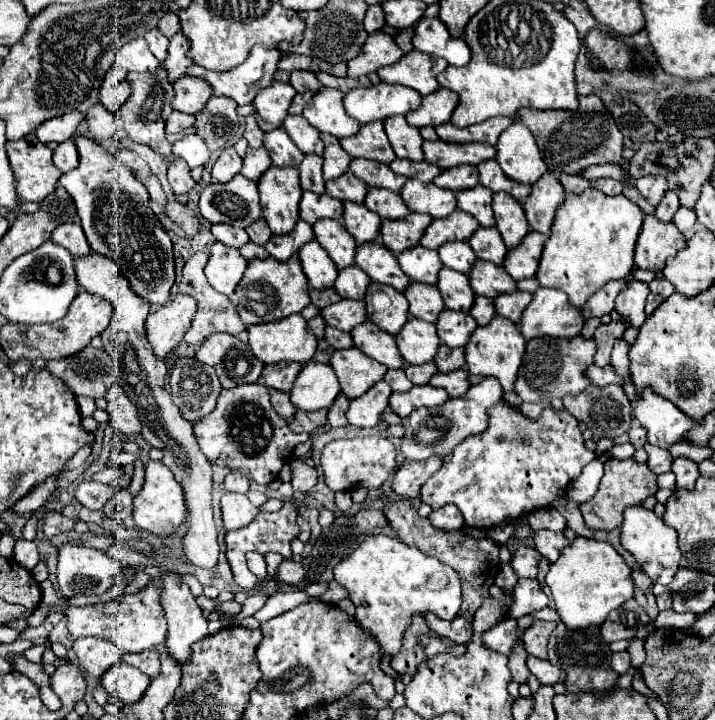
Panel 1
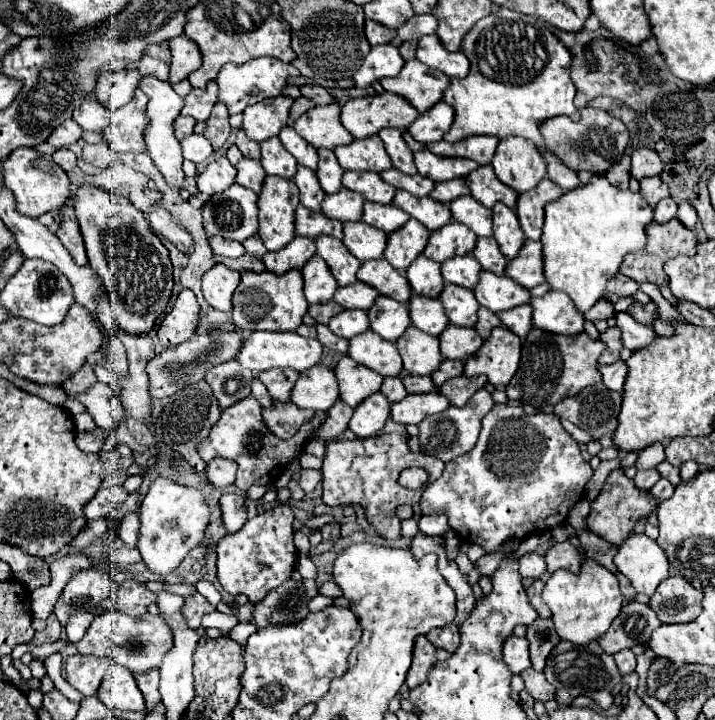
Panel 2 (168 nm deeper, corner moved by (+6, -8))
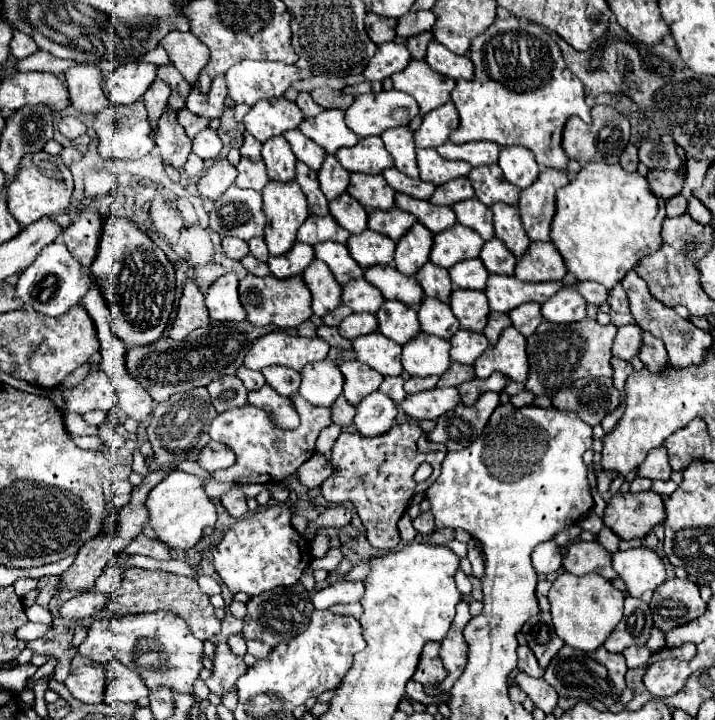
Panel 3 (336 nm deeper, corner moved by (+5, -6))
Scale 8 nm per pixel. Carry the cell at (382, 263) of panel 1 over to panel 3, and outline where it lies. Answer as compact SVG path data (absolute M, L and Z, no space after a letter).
M375 266L365 270L365 280L381 290L385 298L399 300L407 306L419 306L423 300L423 288L411 276L403 276L393 266Z

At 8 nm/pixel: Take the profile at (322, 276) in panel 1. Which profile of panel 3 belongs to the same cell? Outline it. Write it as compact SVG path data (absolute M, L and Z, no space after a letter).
M315 258L305 268L303 280L313 294L313 314L323 318L327 312L335 310L341 304L341 286L333 278L333 274L325 262Z

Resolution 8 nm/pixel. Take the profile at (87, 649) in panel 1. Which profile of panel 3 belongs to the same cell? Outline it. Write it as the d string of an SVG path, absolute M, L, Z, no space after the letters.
M101 664L79 666L65 680L71 696L85 704L101 704L105 692L105 670Z

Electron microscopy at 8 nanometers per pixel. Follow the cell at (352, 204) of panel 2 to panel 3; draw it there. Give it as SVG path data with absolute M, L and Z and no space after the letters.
M347 192L329 202L329 212L351 234L361 234L367 230L367 210Z

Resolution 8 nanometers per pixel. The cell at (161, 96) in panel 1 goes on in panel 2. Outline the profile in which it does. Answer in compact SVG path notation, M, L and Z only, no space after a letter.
M136 90L132 102L112 114L110 124L104 130L104 138L114 152L146 152L146 104L146 94Z

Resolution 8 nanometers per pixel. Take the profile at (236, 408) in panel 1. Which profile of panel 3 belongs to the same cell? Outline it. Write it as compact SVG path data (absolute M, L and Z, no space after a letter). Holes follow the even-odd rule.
M298 393L290 396L290 399L300 418L300 424L295 430L277 428L271 416L261 408L255 408L253 404L227 410L211 422L209 436L217 442L227 444L237 456L235 469L230 467L211 473L217 482L261 482L261 484L283 482L289 476L293 476L297 468L309 460L309 456L315 454L315 442L319 432L331 424L331 410L309 404ZM239 474L241 478L236 478Z

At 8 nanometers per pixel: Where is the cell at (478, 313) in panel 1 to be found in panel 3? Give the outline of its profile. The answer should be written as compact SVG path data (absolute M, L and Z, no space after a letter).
M491 312L491 314L489 314L489 322L487 322L485 330L483 330L483 334L485 334L487 340L489 340L489 344L495 344L495 342L499 340L501 332L503 332L507 326L511 326L511 320L509 320L507 314Z

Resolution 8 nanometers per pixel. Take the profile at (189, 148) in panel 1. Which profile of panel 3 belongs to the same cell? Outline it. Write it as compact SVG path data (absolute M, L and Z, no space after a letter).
M207 128L193 138L193 152L203 160L215 160L223 150L223 142L215 130Z

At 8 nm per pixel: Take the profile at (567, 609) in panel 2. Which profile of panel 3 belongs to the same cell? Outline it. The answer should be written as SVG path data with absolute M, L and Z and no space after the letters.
M569 572L559 574L549 590L551 618L553 618L557 636L571 648L593 652L607 640L607 636L619 624L623 616L623 600L625 600L625 594L613 588L611 582L603 576L595 576L595 574L575 576Z

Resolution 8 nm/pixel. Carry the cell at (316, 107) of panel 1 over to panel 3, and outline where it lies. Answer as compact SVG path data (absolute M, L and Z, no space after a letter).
M323 110L315 118L305 118L299 130L323 146L329 154L335 154L339 148L355 146L359 142L359 136L347 128L343 110Z

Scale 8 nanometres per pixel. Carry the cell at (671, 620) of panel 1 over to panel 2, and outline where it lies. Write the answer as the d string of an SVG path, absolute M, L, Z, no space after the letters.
M630 602L620 610L608 632L602 634L598 642L606 654L616 654L624 648L632 648L634 644L648 642L652 630L660 624L662 622L658 622L658 616L650 610L650 606Z

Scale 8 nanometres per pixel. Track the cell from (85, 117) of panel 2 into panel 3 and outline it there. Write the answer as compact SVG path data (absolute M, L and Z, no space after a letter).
M77 64L71 66L63 76L75 110L85 114L99 114L109 106L107 96L103 96L103 76L97 66Z

